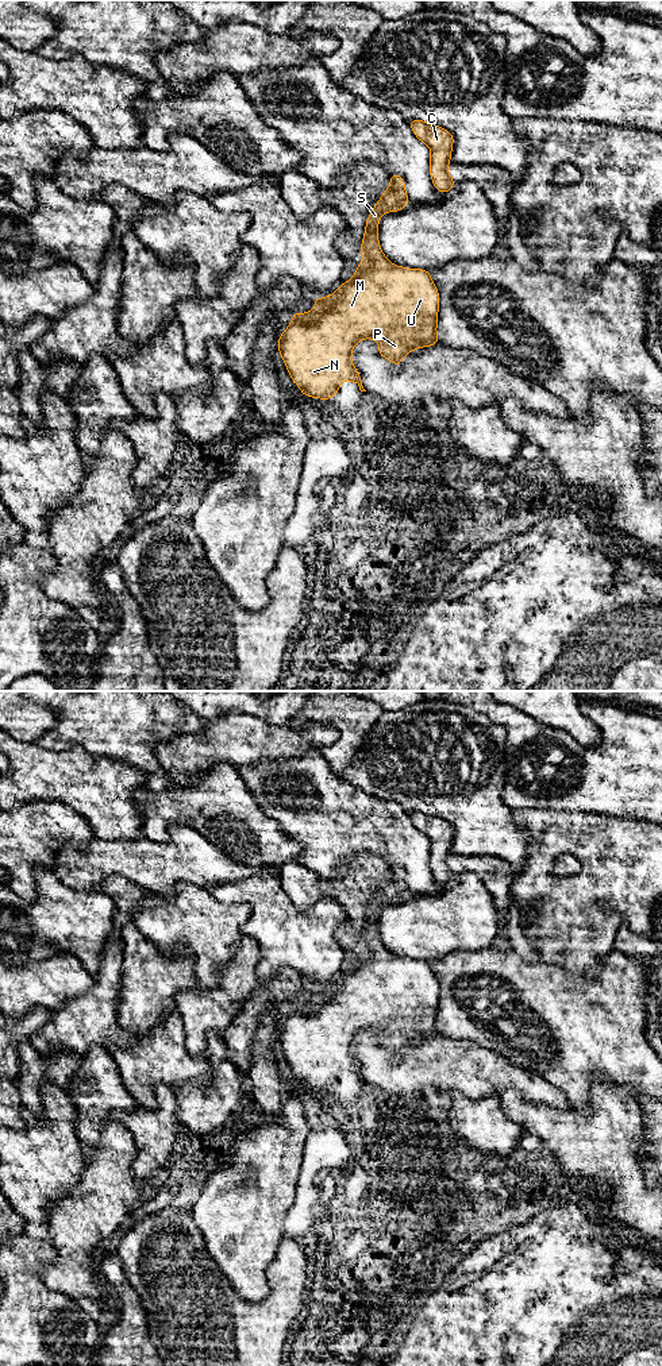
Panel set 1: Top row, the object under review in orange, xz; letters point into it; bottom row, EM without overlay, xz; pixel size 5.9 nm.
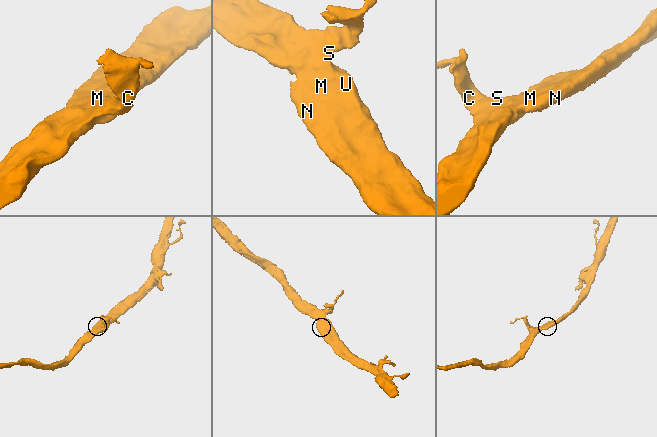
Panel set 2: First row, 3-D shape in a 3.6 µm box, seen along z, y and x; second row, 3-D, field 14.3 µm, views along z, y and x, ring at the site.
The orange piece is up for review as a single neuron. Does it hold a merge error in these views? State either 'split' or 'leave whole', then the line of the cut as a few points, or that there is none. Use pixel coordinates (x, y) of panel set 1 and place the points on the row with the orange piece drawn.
leave whole; cut none

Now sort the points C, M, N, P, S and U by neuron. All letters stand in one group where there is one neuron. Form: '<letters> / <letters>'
C M N P S U

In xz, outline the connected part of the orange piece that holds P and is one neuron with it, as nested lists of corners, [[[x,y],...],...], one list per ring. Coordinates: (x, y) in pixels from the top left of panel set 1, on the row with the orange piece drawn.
[[[390,174],[390,185],[366,219],[366,231],[361,244],[361,265],[349,282],[342,282],[331,296],[316,298],[315,309],[305,313],[292,313],[289,327],[280,333],[278,351],[293,382],[303,395],[330,400],[339,393],[342,381],[353,381],[361,391],[361,375],[351,362],[354,346],[363,339],[378,343],[378,354],[393,362],[396,368],[400,360],[411,351],[431,347],[438,340],[439,293],[427,270],[411,270],[394,266],[381,251],[377,228],[386,212],[399,212],[409,205],[405,184],[401,175]]]

